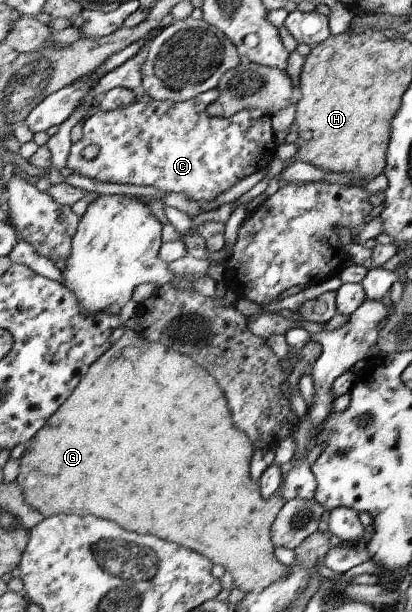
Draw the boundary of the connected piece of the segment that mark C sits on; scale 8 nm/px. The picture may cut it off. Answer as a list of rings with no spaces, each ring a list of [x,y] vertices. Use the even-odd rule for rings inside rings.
[[[209,89],[203,94],[176,103],[173,101],[135,101],[130,105],[112,111],[93,109],[82,122],[82,136],[72,143],[67,166],[74,174],[93,178],[101,182],[155,186],[164,193],[185,193],[191,200],[210,201],[237,184],[242,178],[263,170],[274,158],[275,136],[271,126],[271,115],[259,109],[245,109],[230,117],[214,117],[211,104],[220,98],[220,92]],[[95,144],[99,153],[92,160],[86,160],[81,150]]]

